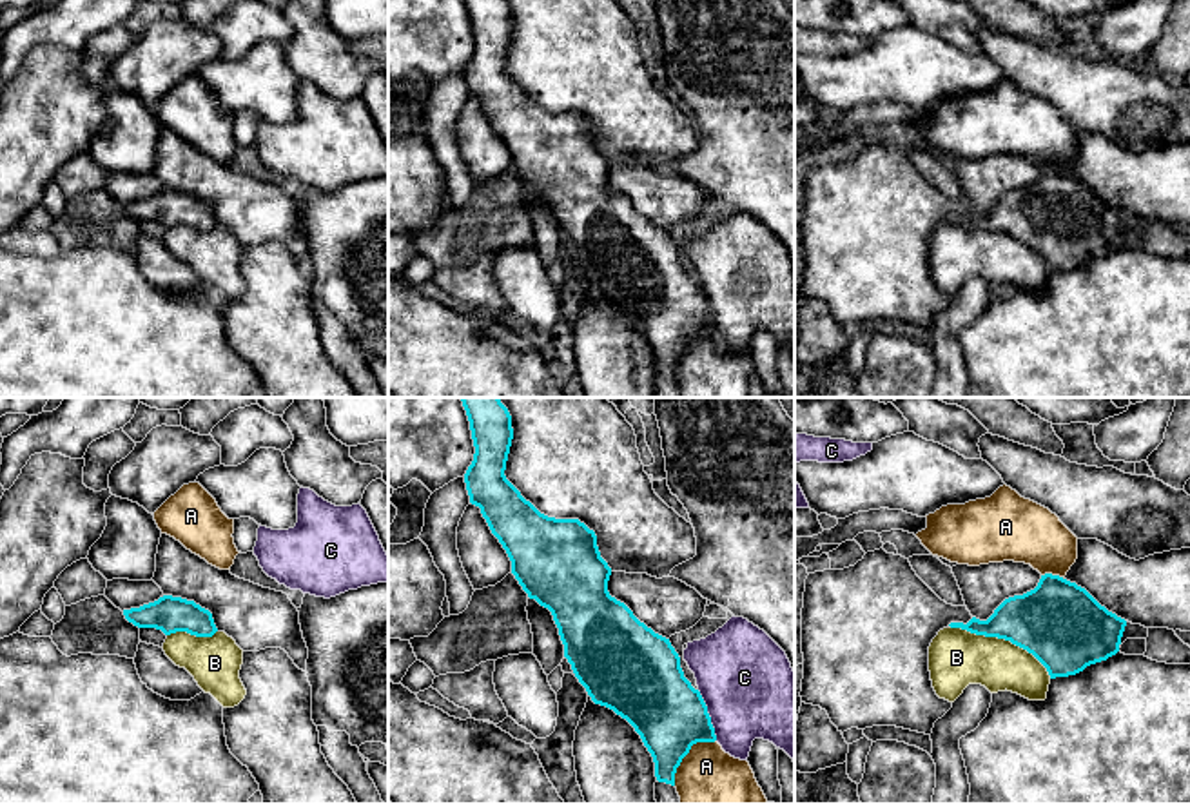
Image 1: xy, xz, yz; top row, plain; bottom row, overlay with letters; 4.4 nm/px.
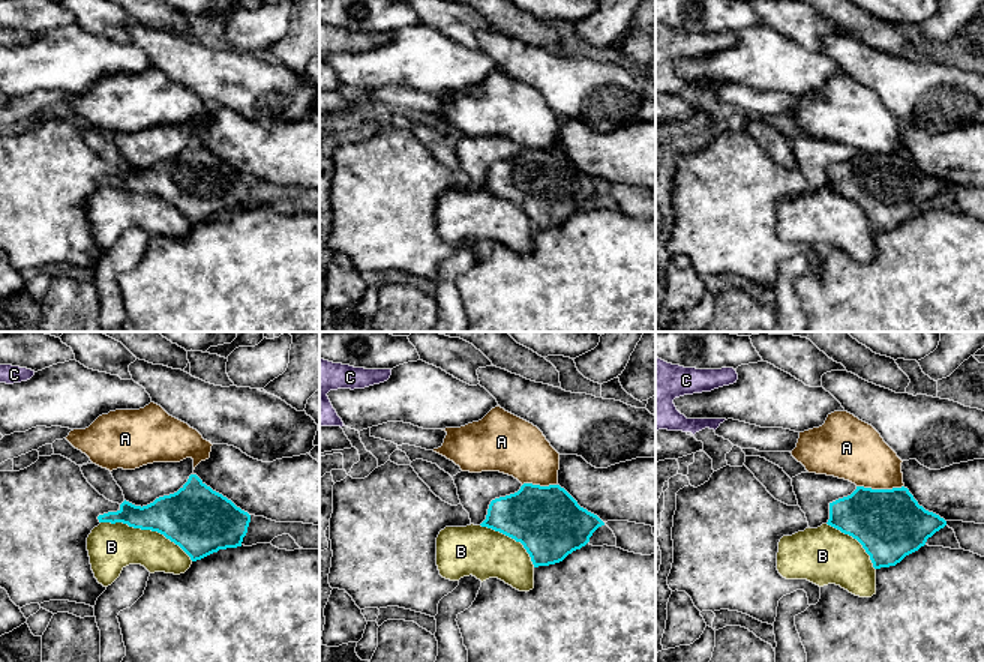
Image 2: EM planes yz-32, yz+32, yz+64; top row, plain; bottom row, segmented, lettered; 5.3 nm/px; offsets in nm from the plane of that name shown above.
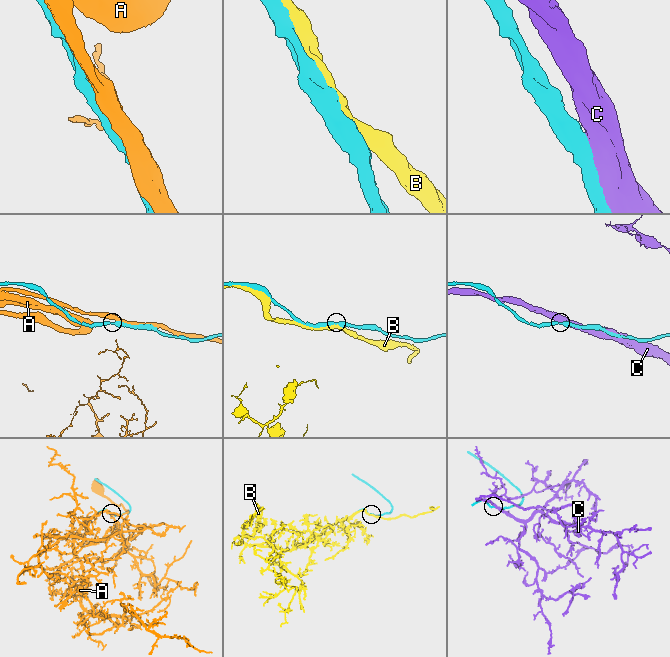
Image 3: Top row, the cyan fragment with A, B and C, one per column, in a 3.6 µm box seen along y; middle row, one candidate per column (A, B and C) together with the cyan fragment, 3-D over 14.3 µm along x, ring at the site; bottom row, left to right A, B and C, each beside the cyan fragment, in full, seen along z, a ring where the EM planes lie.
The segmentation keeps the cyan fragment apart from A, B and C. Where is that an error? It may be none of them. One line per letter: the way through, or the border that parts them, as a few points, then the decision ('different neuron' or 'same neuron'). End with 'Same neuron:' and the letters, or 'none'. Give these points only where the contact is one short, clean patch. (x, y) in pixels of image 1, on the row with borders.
A: different neuron
B: same neuron
C: different neuron
Same neuron: B

